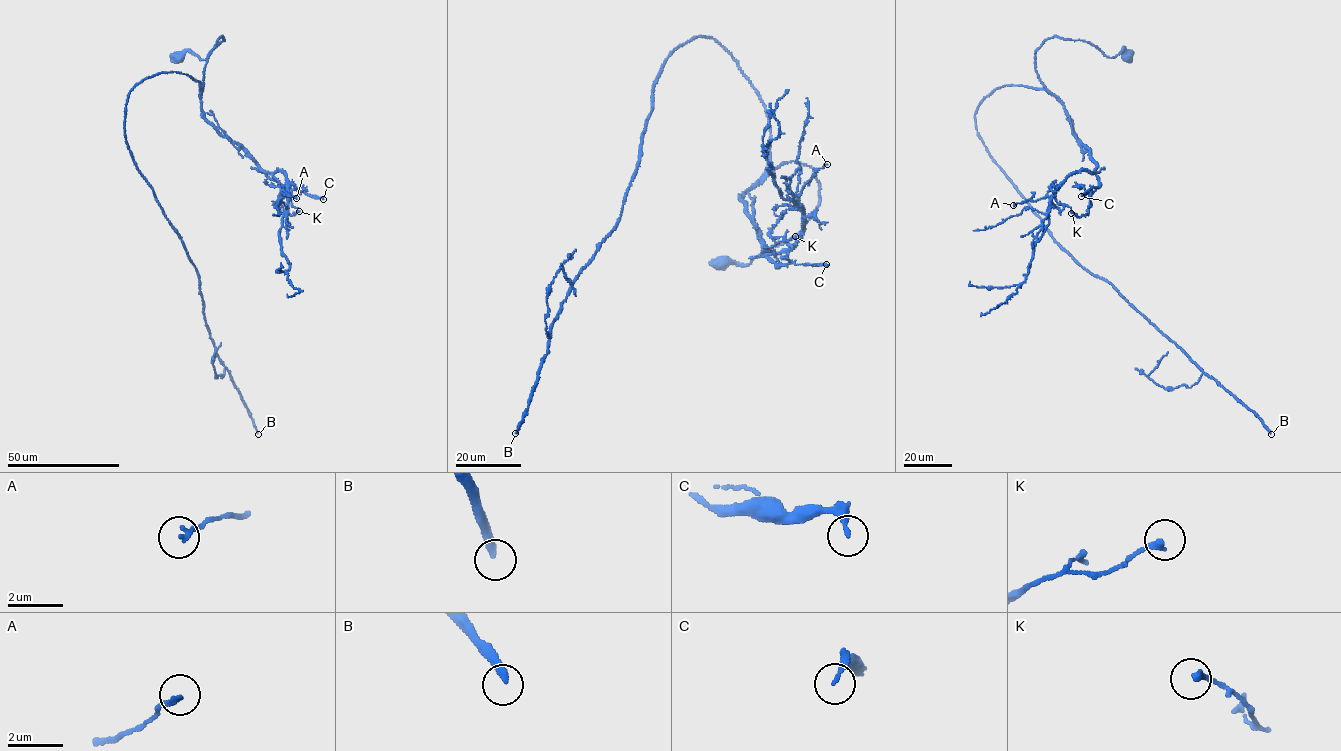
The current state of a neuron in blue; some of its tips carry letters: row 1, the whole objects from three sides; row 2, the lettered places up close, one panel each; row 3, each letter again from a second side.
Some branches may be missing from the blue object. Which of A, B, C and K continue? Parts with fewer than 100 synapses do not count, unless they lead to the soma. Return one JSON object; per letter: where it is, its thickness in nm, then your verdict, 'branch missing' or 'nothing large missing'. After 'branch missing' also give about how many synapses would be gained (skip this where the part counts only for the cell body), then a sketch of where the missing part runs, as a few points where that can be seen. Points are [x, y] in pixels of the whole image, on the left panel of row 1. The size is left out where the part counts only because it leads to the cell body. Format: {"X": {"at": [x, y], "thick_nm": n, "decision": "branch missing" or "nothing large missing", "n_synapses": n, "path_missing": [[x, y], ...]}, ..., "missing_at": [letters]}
{"A": {"at": [296, 198], "thick_nm": 190, "decision": "nothing large missing"}, "B": {"at": [258, 434], "thick_nm": 280, "decision": "branch missing", "n_synapses": 200}, "C": {"at": [323, 199], "thick_nm": 140, "decision": "nothing large missing"}, "K": {"at": [299, 211], "thick_nm": 240, "decision": "nothing large missing"}, "missing_at": ["B"]}

